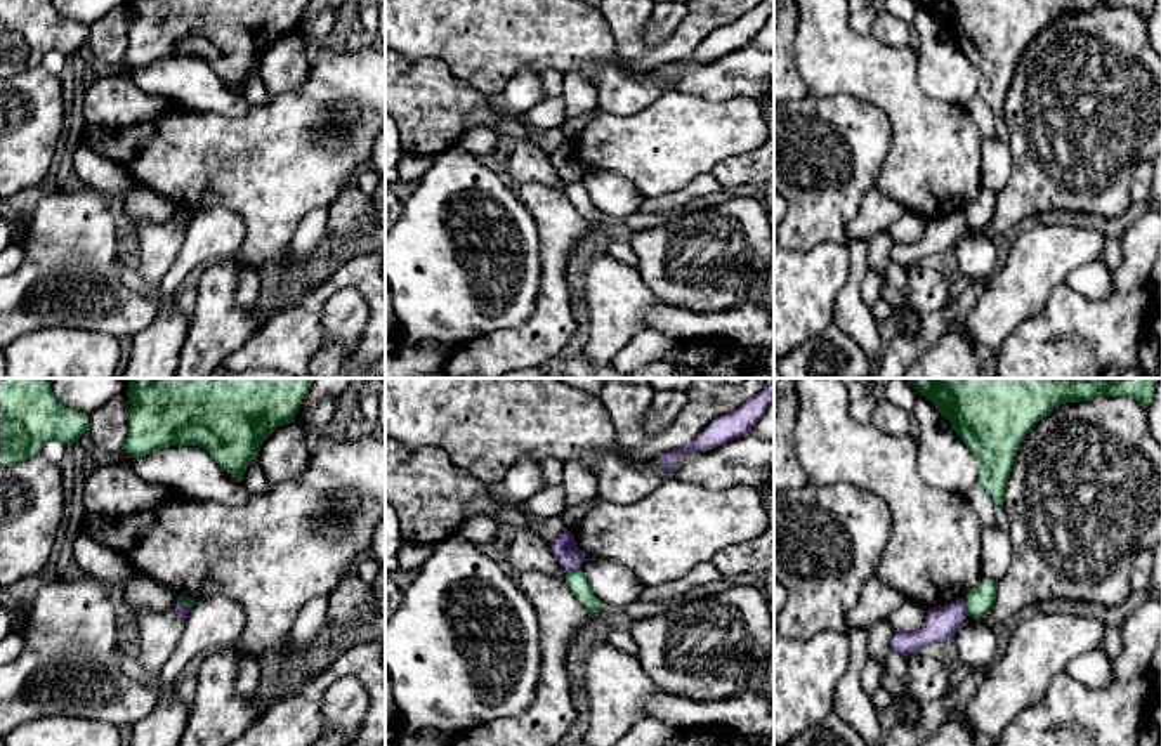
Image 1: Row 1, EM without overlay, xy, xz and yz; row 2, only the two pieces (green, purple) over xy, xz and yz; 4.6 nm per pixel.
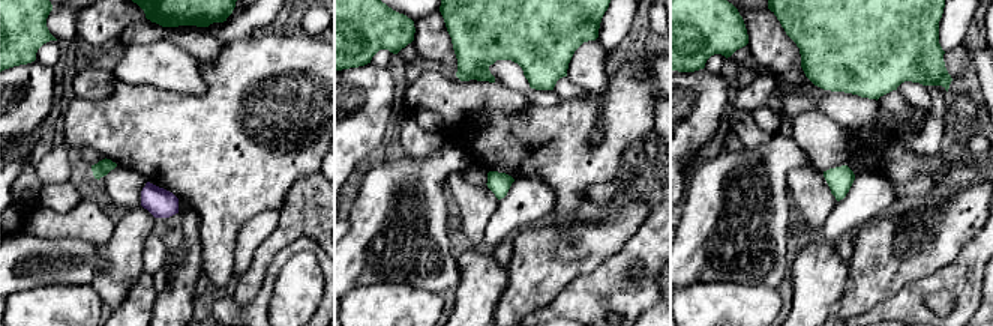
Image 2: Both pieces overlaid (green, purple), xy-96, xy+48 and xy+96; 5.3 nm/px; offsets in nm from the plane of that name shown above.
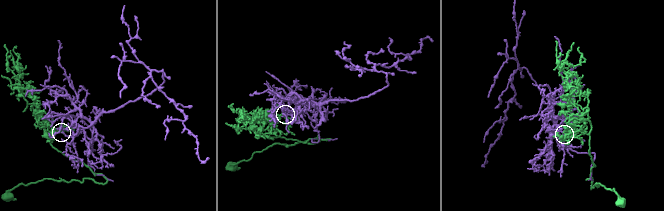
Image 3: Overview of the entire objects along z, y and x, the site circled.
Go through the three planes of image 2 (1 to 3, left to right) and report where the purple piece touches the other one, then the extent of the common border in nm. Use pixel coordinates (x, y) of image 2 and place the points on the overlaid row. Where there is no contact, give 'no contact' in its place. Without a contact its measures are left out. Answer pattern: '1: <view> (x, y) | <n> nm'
1: no contact
2: no contact
3: no contact

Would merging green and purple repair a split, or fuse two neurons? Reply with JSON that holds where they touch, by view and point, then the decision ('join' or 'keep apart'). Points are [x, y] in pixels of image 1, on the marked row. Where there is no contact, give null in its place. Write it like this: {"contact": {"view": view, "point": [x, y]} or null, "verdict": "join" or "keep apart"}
{"contact": {"view": "yz", "point": [965, 606]}, "verdict": "keep apart"}

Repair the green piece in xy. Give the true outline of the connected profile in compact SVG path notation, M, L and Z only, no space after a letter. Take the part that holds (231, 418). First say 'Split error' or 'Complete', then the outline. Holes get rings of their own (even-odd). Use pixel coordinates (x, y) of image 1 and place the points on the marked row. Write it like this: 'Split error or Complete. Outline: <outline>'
Complete. Outline: M128 378L132 402L125 451L146 456L167 446L200 446L234 479L259 456L264 441L278 429L295 423L295 415L314 378Z

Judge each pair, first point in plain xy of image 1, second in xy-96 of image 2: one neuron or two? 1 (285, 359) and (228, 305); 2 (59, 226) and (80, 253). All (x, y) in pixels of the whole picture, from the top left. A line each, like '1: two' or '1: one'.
1: one
2: one

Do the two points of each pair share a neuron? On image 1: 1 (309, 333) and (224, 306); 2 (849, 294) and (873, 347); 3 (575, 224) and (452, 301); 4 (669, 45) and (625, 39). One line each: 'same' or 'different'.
1: different
2: same
3: different
4: same

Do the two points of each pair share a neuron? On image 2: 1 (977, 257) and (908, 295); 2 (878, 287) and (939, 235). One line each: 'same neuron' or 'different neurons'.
1: same neuron
2: same neuron

